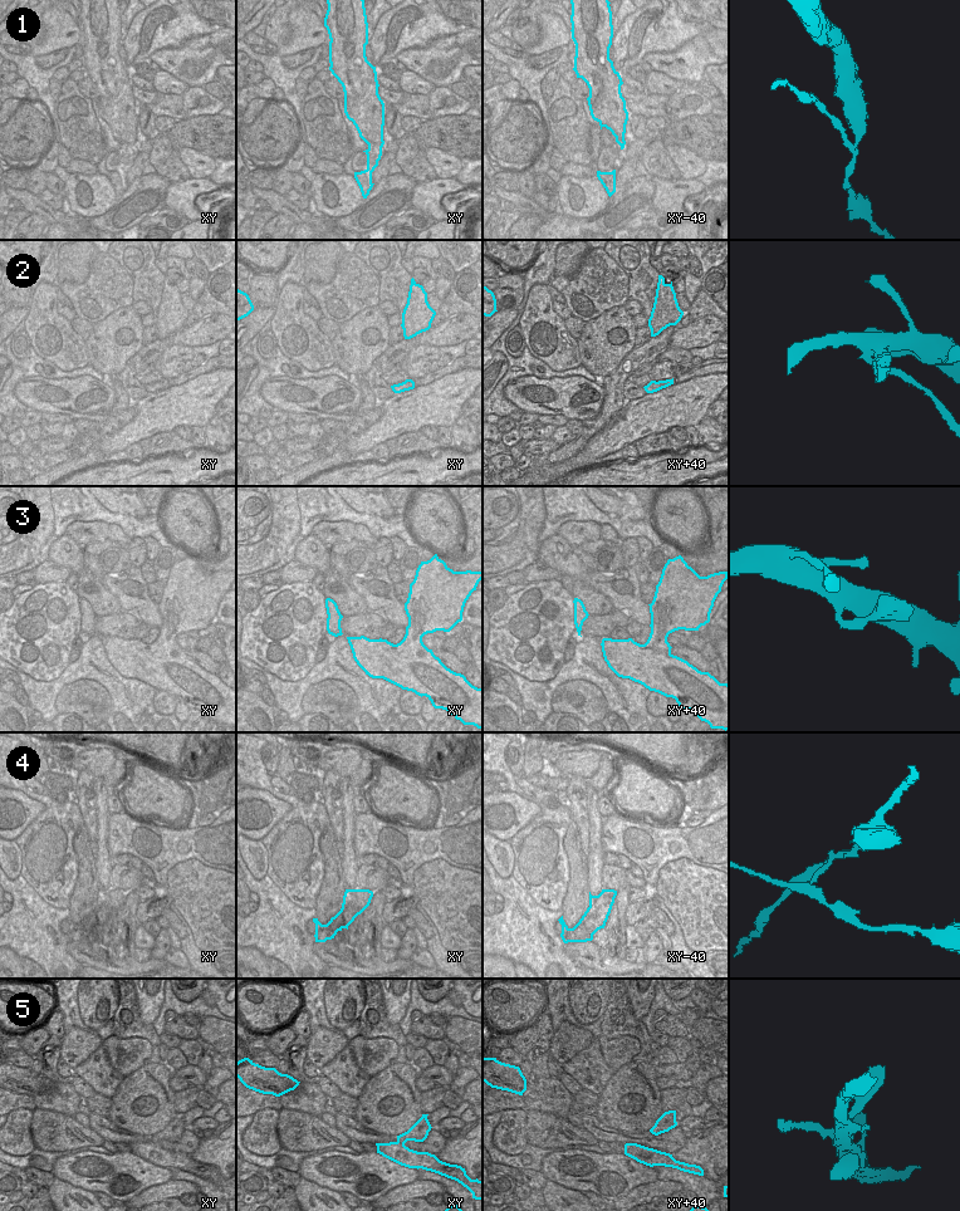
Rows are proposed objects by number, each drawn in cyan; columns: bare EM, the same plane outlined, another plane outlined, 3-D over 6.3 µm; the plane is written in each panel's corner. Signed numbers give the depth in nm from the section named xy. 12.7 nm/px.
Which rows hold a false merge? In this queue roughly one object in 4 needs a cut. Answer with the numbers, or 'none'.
1, 2, 4

